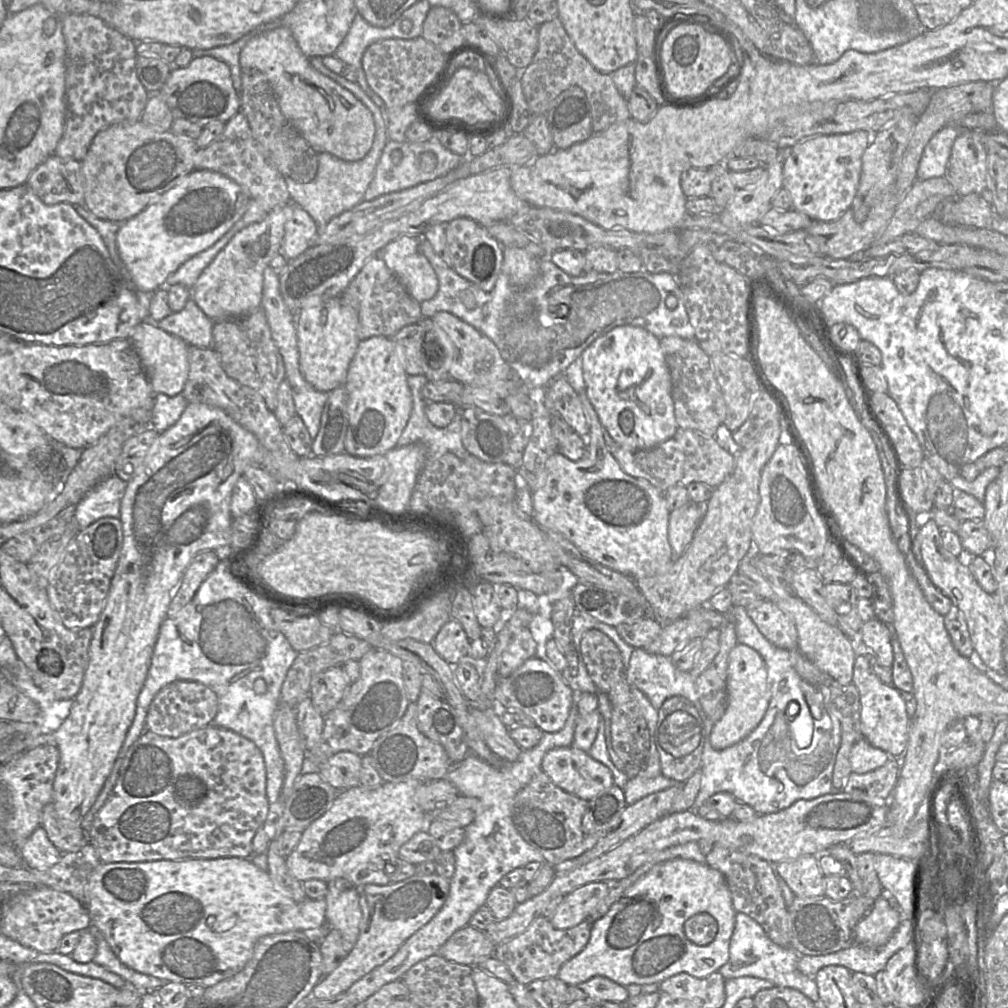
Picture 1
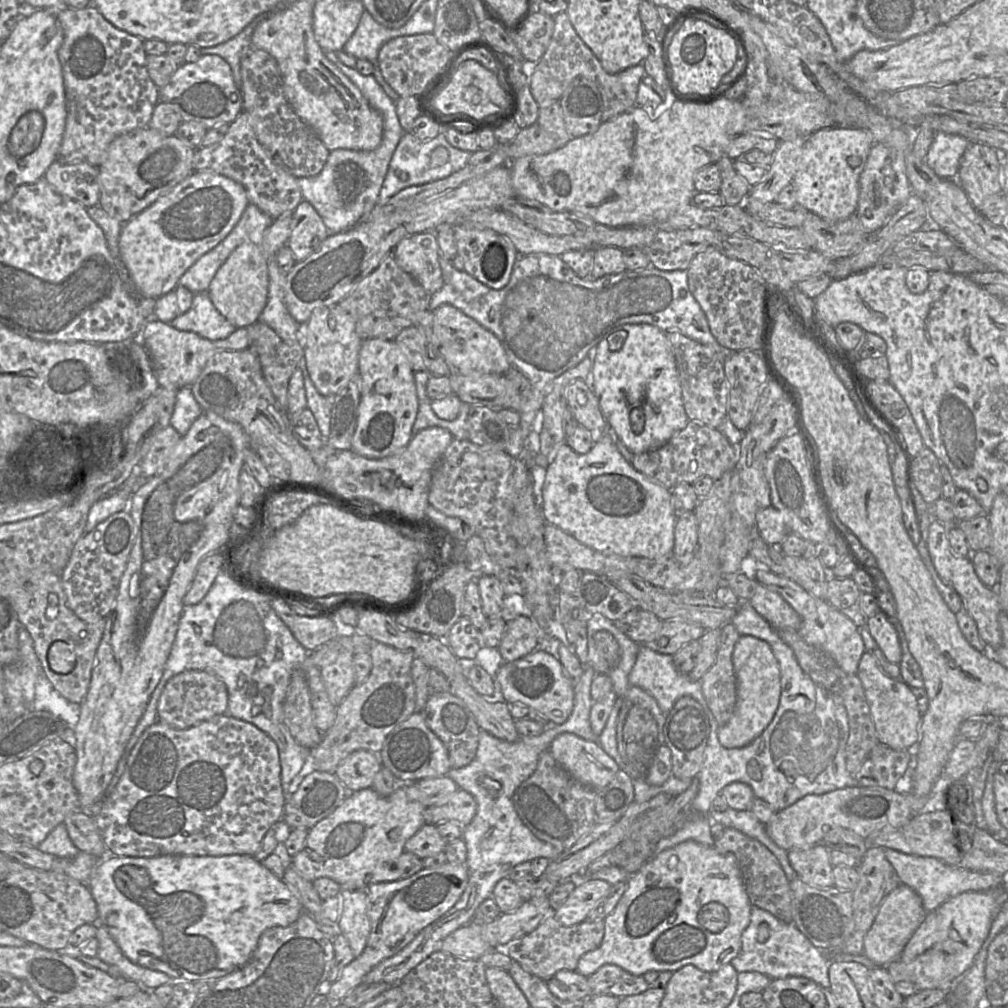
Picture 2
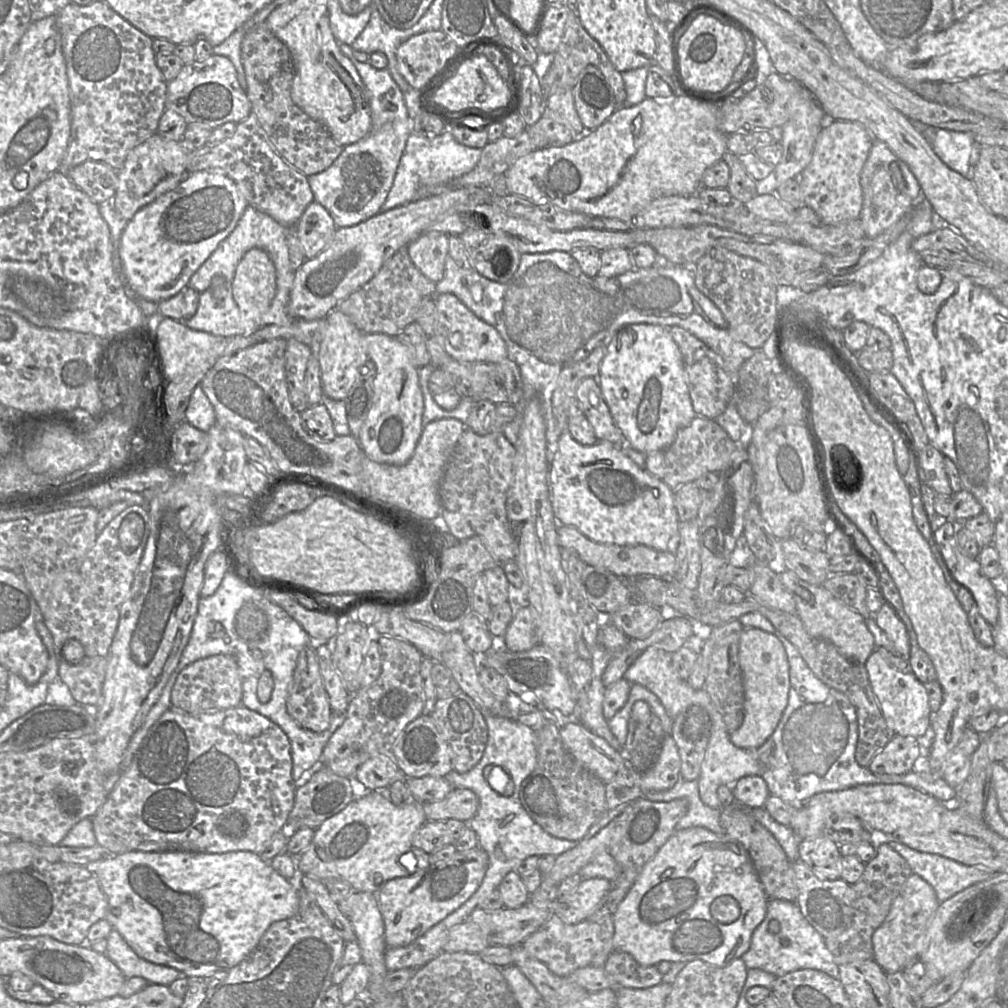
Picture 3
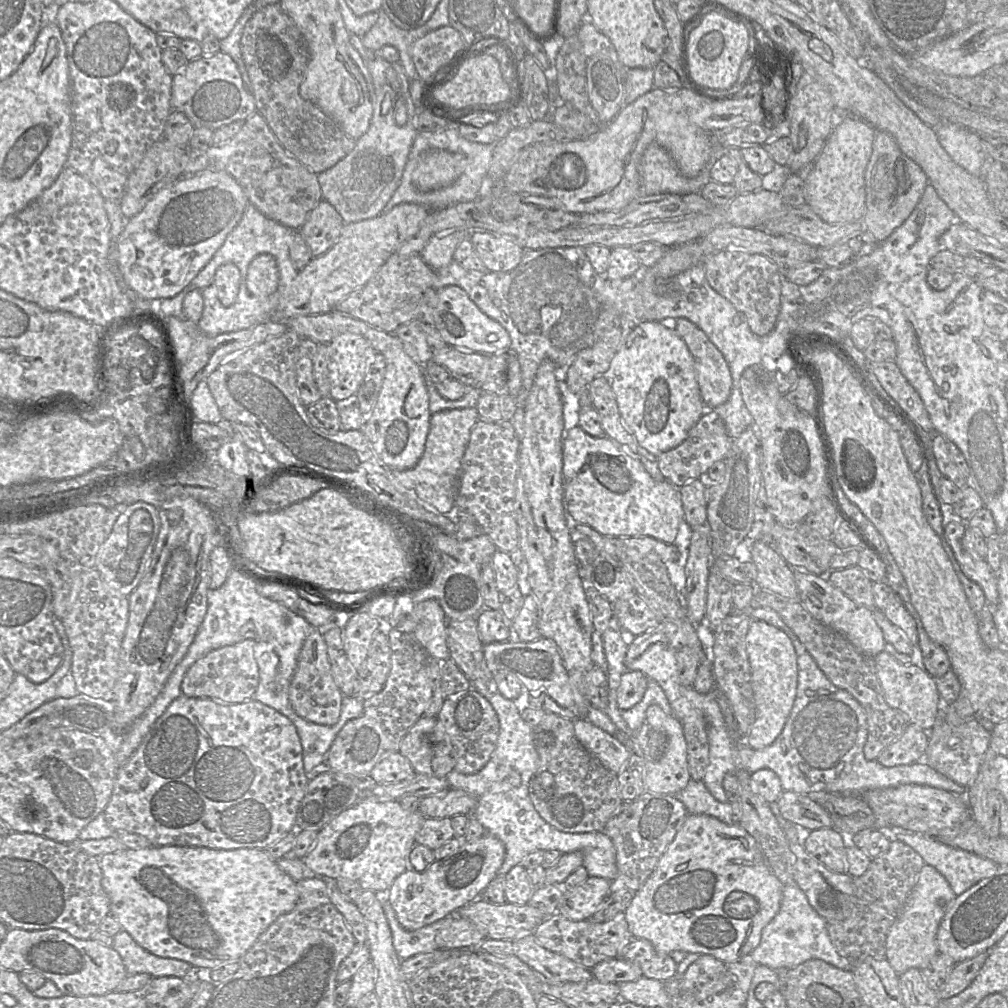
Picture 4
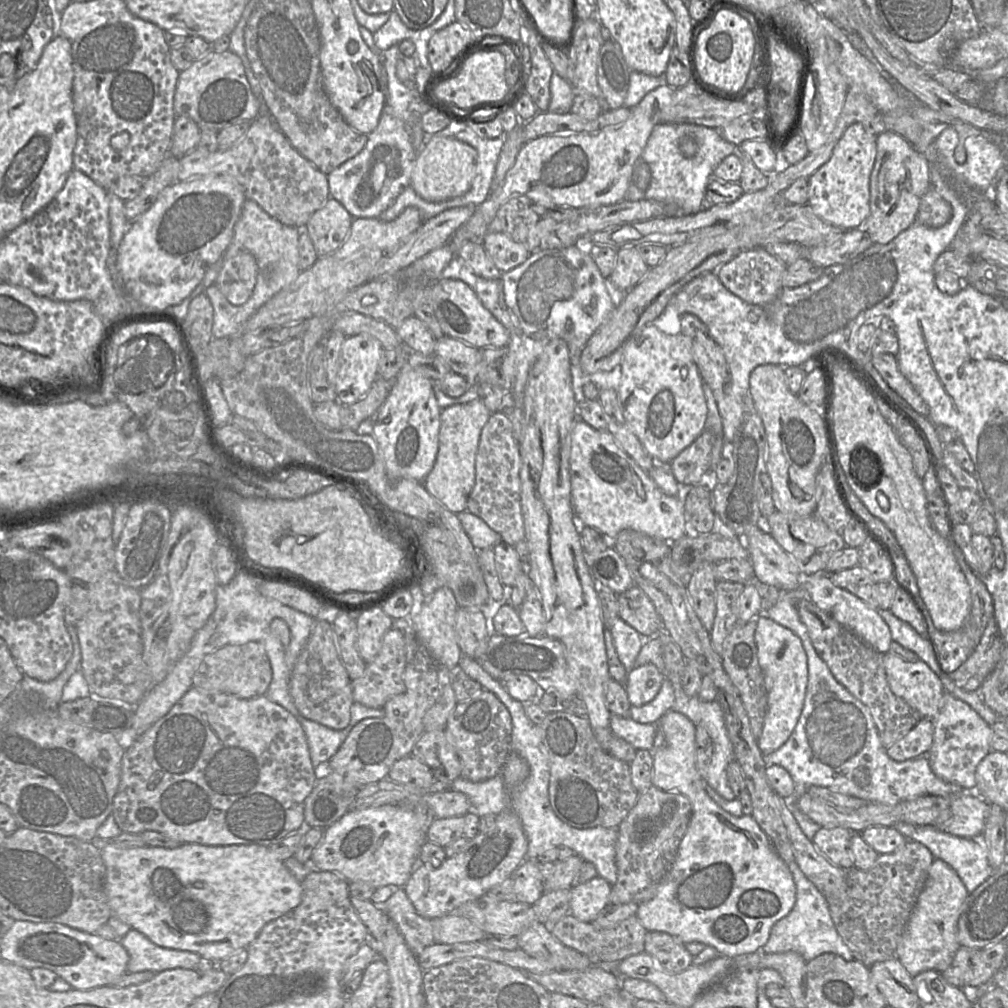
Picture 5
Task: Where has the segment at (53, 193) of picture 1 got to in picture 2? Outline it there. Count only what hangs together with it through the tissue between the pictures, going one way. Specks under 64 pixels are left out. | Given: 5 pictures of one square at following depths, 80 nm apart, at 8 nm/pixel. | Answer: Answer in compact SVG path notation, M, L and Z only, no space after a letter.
M55 160L47 169L44 179L57 193L83 206L97 206L100 197L99 168L88 162L65 163Z

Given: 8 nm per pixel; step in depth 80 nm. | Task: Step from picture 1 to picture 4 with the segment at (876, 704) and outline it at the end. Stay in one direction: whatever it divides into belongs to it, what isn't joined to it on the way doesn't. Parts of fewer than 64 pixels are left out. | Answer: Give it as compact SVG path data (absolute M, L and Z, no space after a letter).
M884 651L874 656L874 660L886 702L892 708L905 713L909 717L911 725L930 732L940 715L942 704L936 679L924 668L901 664L894 656Z

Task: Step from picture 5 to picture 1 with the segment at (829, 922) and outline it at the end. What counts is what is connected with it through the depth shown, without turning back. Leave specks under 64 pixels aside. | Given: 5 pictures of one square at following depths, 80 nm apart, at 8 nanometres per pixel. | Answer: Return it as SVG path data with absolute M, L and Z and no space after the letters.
M736 914L729 955L727 966L731 966L731 971L739 971L741 974L738 975L765 979L771 981L774 986L795 988L818 1002L818 987L814 976L804 975L798 969L798 960L801 956L793 947L786 948L774 943L761 925L746 914Z

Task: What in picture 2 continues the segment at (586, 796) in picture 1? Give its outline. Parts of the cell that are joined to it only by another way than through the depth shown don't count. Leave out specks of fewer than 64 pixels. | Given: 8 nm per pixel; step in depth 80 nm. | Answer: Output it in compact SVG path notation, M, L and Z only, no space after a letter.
M572 733L558 735L549 751L574 779L595 791L606 787L620 771L617 762L597 741L585 740Z

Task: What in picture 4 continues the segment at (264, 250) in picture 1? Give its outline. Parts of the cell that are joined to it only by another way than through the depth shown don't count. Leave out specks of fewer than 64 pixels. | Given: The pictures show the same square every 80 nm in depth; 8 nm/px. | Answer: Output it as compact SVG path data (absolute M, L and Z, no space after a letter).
M259 254L249 264L243 279L248 292L257 298L273 294L279 283L279 269L270 254Z

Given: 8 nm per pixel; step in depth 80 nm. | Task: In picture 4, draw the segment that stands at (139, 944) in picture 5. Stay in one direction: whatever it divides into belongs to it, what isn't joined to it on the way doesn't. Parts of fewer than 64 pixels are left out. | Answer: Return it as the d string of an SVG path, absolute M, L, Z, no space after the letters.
M122 930L112 937L112 945L120 955L127 976L149 974L157 977L197 977L198 969L191 964L173 959L162 958L142 948L126 931Z

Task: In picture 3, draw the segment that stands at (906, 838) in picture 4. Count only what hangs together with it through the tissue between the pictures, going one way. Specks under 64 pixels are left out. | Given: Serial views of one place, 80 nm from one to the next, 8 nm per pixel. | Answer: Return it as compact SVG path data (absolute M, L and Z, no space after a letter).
M897 841L888 844L907 861L913 874L933 887L940 903L999 872L983 865L968 866L938 854L920 852Z

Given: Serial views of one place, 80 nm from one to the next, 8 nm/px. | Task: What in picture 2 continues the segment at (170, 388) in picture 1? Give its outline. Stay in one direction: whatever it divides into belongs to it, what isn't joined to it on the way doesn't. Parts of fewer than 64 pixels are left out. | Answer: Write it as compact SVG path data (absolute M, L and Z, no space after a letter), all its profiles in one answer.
M145 319L145 324L135 338L146 349L152 362L159 387L178 389L190 386L201 373L209 358L220 350L237 351L248 348L250 337L246 327L237 328L229 336L209 340L191 331L182 331L160 320Z

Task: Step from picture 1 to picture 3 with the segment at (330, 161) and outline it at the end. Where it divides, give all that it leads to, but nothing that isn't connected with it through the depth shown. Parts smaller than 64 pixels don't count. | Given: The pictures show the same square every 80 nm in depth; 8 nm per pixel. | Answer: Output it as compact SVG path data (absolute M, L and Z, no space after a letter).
M352 61L369 92L370 132L357 143L345 146L329 168L307 177L314 201L326 208L338 229L357 225L380 212L393 185L407 140L412 134L413 119L408 115L404 92L388 68L376 69L368 62Z

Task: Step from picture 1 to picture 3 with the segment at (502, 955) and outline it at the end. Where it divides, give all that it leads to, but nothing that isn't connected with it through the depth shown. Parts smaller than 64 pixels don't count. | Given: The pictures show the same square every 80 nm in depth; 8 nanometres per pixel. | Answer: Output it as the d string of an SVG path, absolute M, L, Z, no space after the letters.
M553 913L540 928L521 943L521 946L530 956L544 963L552 973L567 977L578 969L590 966L596 954L612 953L613 936L612 917L597 923L585 920L578 924L566 924Z

